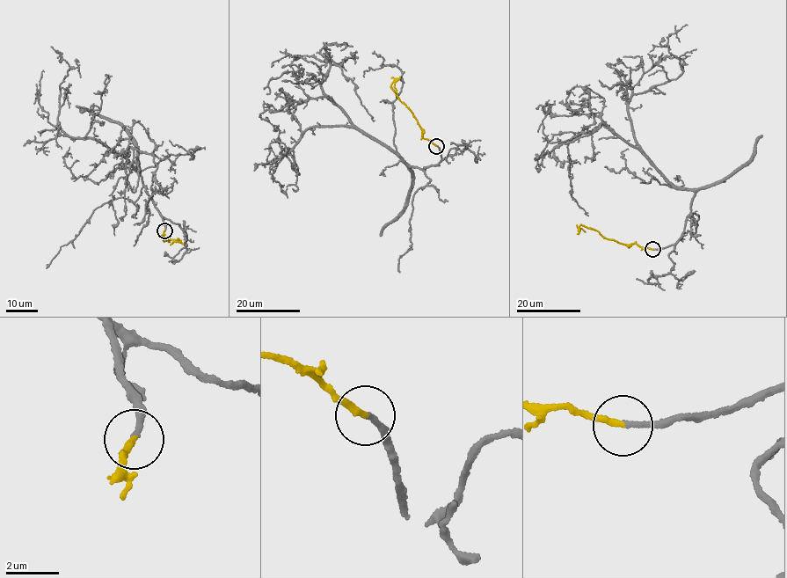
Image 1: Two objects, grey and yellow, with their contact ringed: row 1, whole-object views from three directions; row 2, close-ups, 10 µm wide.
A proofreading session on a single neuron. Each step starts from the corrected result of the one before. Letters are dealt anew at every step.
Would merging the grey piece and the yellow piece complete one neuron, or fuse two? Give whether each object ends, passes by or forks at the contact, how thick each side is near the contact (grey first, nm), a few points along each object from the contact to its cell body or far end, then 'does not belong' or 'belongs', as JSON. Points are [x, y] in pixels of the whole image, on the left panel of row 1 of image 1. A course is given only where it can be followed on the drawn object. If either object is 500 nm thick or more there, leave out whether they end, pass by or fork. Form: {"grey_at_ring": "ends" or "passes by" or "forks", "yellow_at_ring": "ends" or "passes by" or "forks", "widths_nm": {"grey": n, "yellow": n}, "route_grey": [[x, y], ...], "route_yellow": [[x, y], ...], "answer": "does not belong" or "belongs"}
{"grey_at_ring": "ends", "yellow_at_ring": "ends", "widths_nm": {"grey": 190, "yellow": 240}, "route_grey": [[164, 230], [138, 164], [138, 171], [127, 157], [131, 147], [155, 157], [156, 164], [148, 223], [134, 245]], "route_yellow": [[164, 230], [159, 236], [166, 241], [178, 240], [170, 245]], "answer": "belongs"}

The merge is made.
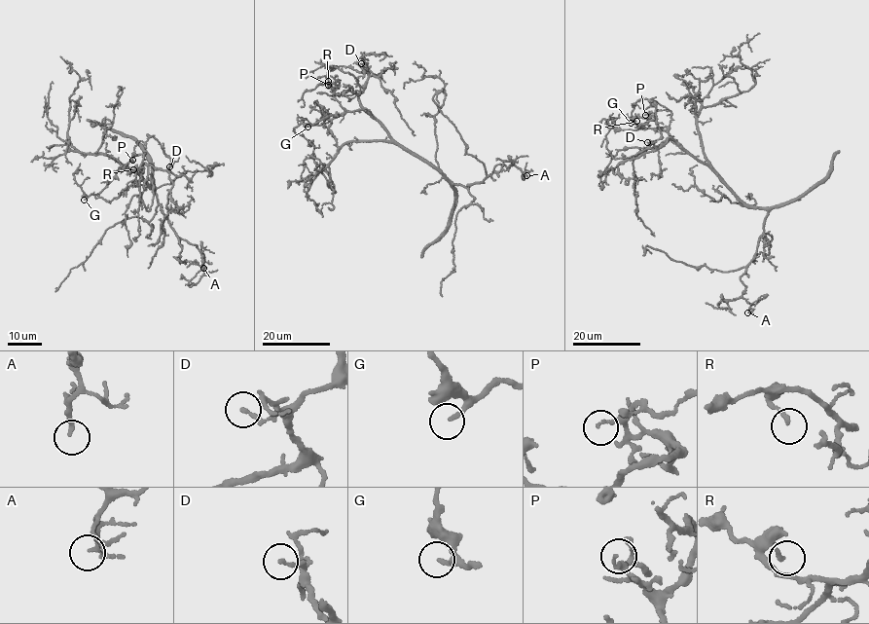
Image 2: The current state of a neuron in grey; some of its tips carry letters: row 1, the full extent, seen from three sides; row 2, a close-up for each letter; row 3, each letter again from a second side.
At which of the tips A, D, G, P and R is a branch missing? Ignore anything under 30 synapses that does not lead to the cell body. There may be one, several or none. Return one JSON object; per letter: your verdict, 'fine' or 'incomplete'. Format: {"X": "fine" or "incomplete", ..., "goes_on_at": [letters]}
{"A": "fine", "D": "fine", "G": "incomplete", "P": "fine", "R": "fine", "goes_on_at": ["G"]}

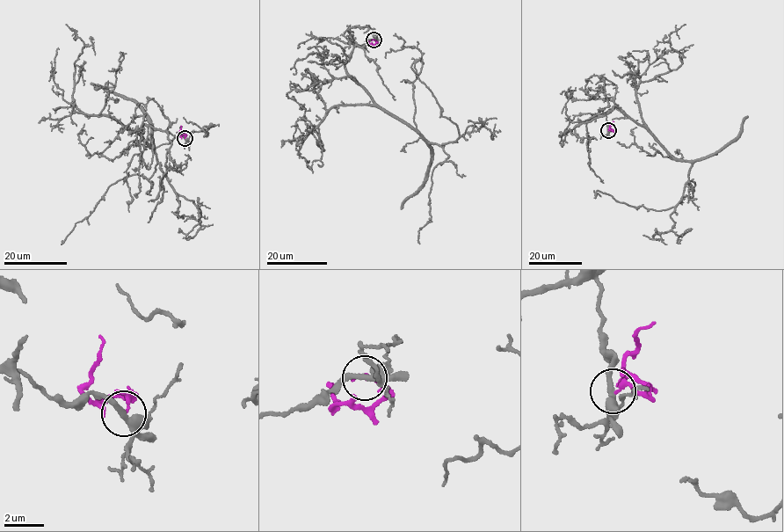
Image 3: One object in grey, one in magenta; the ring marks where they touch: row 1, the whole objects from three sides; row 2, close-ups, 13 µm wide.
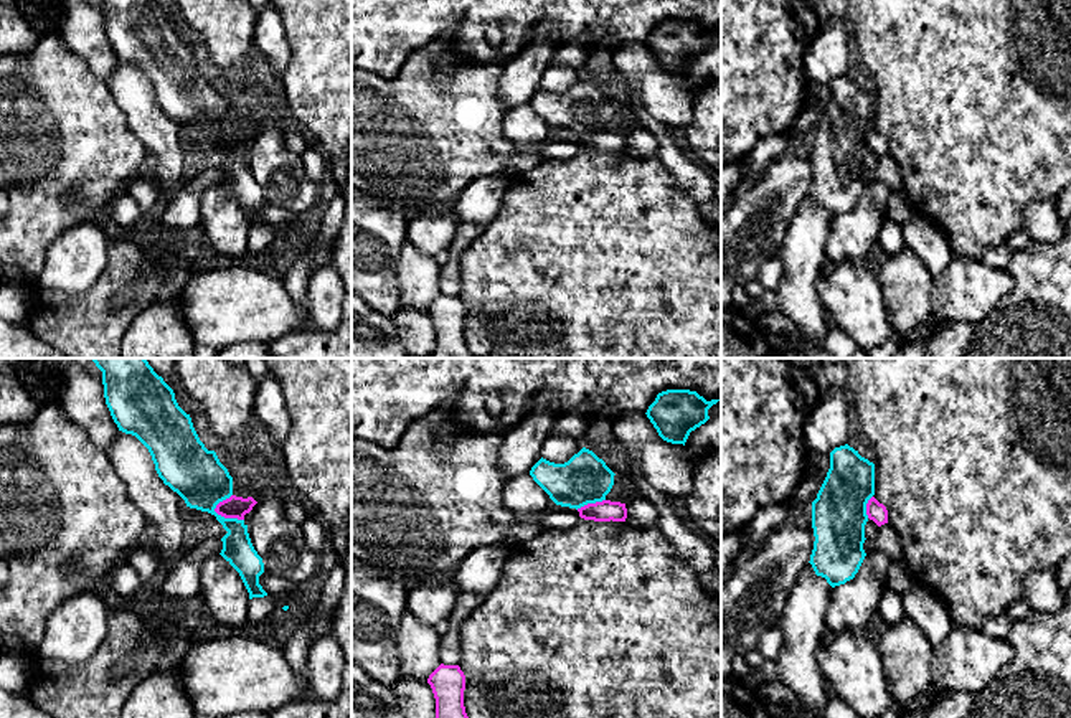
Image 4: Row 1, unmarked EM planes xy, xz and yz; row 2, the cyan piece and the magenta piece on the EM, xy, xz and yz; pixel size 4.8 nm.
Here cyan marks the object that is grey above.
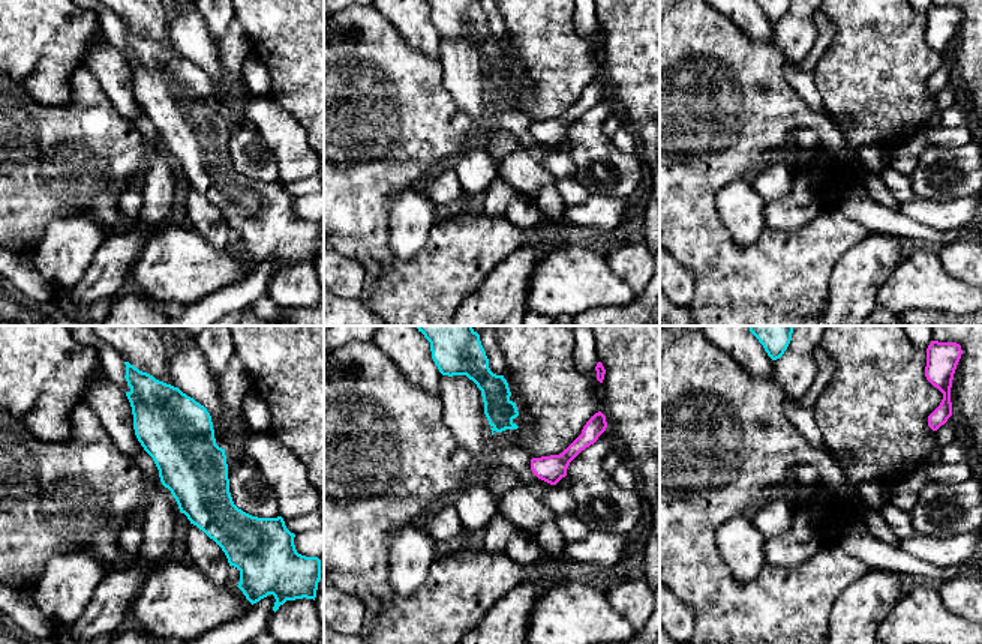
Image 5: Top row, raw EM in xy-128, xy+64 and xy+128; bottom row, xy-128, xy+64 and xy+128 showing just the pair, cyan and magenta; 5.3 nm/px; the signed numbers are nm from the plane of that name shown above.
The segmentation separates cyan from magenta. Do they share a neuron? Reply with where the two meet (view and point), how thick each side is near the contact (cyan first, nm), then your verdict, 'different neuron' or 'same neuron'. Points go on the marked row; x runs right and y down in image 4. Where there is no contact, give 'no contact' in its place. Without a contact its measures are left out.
meets cyan in xy at (228, 519); 260 nm thick on the cyan side, 110 nm on the other; different neuron

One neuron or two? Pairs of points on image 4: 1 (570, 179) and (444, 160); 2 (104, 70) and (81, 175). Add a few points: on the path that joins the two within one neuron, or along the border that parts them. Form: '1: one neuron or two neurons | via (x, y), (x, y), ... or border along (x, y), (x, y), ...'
1: two neurons | border along (545, 159), (515, 174)
2: two neurons | border along (75, 53), (106, 83)

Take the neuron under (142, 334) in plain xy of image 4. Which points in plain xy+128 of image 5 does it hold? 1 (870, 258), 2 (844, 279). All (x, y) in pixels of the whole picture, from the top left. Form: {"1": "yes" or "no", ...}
{"1": "yes", "2": "yes"}

